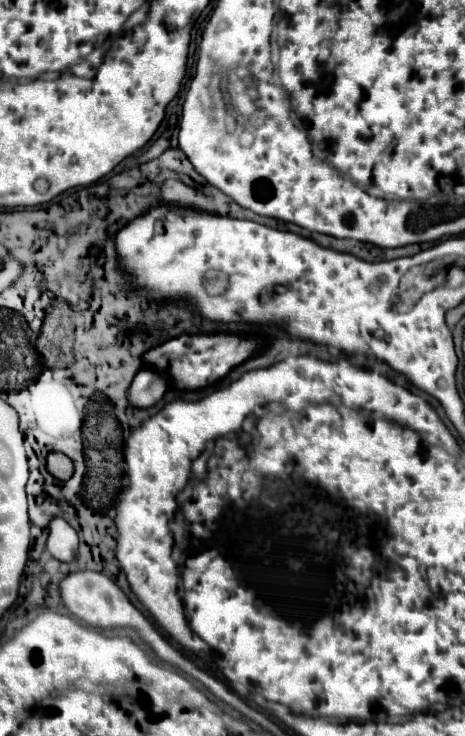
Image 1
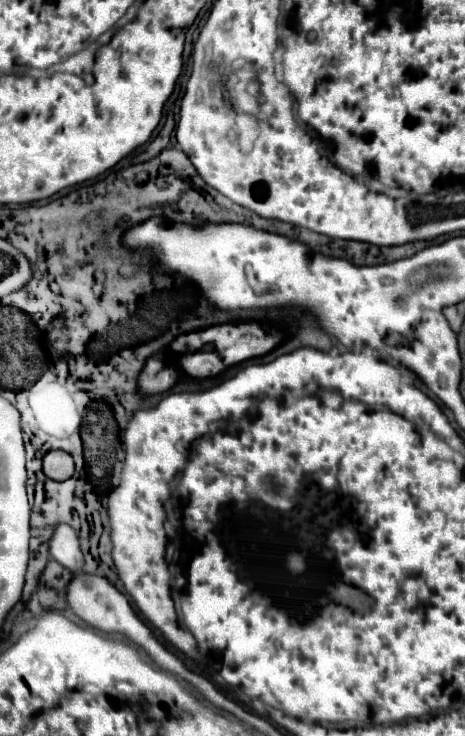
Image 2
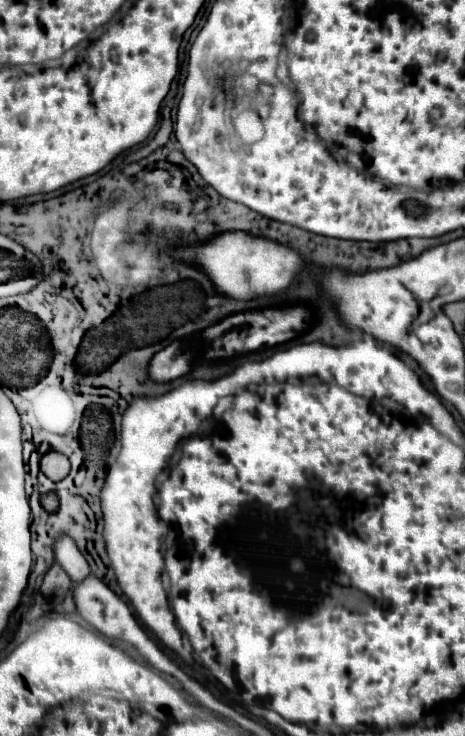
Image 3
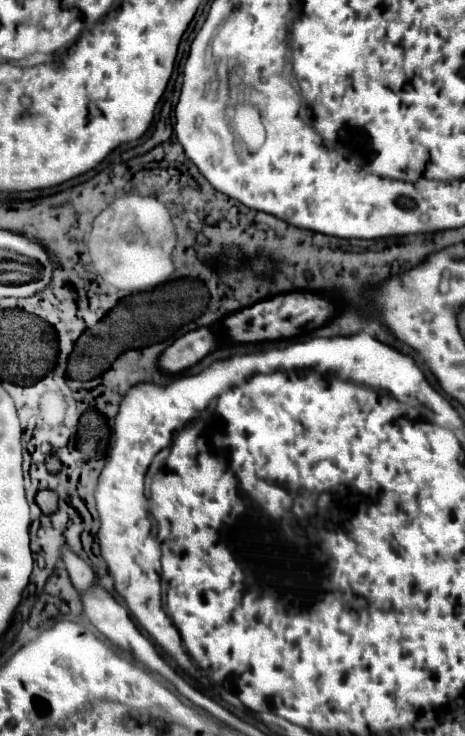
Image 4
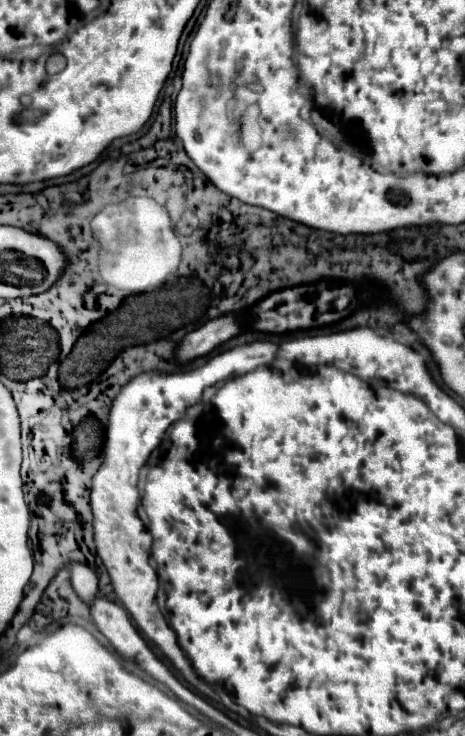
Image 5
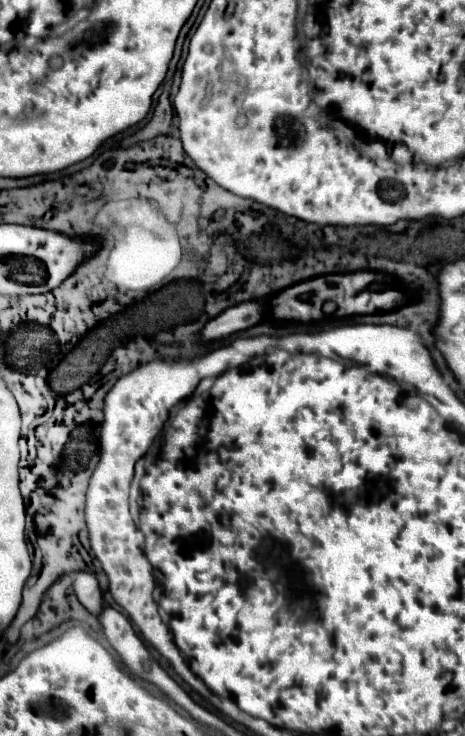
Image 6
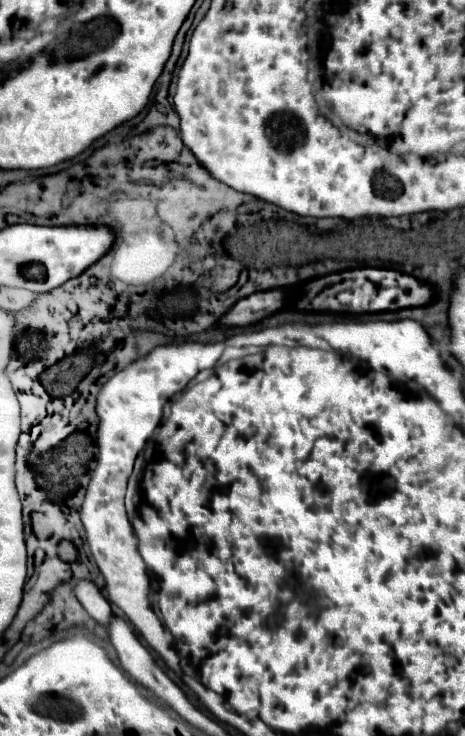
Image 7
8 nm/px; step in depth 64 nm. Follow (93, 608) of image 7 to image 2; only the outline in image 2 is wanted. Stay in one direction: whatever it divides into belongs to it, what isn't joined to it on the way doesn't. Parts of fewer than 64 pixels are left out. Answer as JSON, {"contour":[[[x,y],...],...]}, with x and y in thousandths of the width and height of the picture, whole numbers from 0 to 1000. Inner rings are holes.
{"contour":[[[120,715],[116,728],[108,734],[108,753],[120,764],[129,764],[138,772],[155,777],[155,783],[168,783],[181,777],[181,755],[172,750],[168,731],[151,715]]]}

